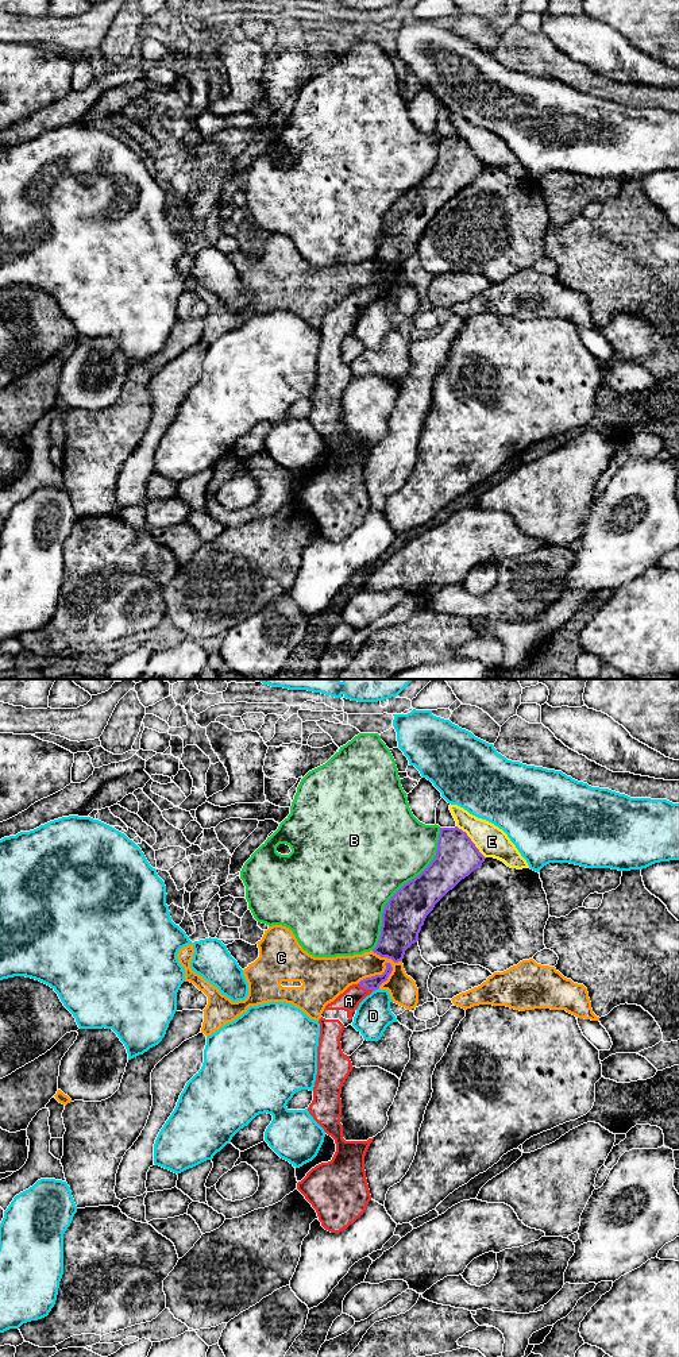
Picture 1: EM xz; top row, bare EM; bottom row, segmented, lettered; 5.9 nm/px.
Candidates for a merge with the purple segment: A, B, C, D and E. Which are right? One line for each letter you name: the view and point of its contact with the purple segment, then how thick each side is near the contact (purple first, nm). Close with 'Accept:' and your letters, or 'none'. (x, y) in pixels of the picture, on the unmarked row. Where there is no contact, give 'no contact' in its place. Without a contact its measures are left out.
A: xz (366, 297) | 80/120 nm
Accept: A

